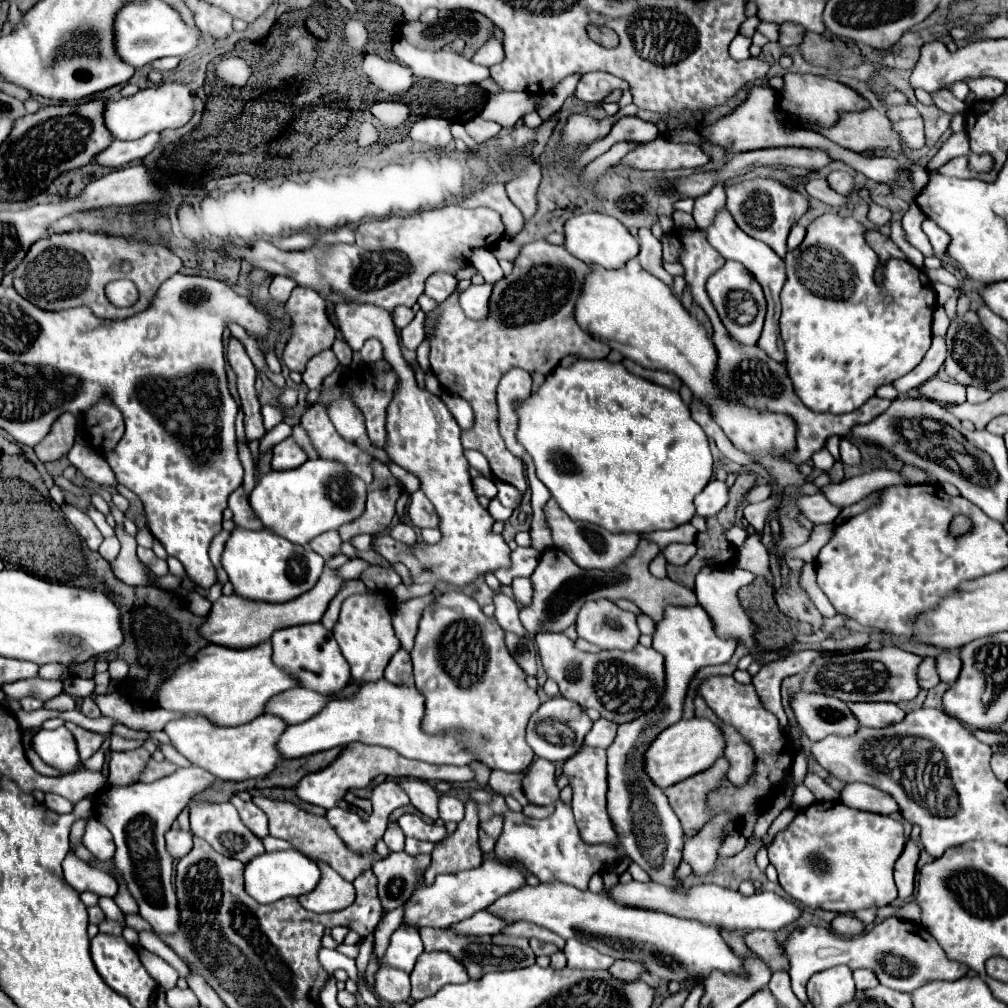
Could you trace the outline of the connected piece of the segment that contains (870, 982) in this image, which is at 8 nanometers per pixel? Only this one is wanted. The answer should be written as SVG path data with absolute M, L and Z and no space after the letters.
M856 970L854 982L856 982L856 990L868 990L878 984L878 978L874 976L872 970Z

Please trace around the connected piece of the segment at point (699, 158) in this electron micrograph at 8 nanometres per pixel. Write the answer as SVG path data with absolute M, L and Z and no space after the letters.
M658 136L652 142L640 144L630 152L622 164L632 164L640 170L676 170L676 168L698 168L706 166L710 158L702 148L694 144L674 144L664 136Z

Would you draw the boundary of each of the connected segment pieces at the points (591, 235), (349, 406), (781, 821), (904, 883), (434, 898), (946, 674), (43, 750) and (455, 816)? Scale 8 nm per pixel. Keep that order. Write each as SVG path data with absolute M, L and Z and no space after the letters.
M578 214L578 216L572 216L566 224L564 224L564 248L584 260L584 262L592 262L592 264L598 264L606 270L616 270L616 268L622 268L630 258L638 256L638 242L636 238L624 228L624 224L620 224L616 218L612 216L606 216L606 214Z
M348 398L336 400L336 404L330 406L328 414L330 414L330 420L336 426L336 430L342 432L342 436L346 440L358 442L362 448L366 448L372 456L376 456L384 464L392 462L384 450L378 450L378 448L372 450L372 444L370 444L370 440L368 440L368 436L364 432L364 420L362 420L358 408L352 404L352 400L348 400Z
M786 808L786 810L772 822L772 826L770 826L770 830L768 830L768 842L772 842L774 836L776 836L784 826L788 826L788 824L792 822L794 816L796 816L796 812L794 812L792 808Z
M913 826L910 835L911 840L907 841L904 852L896 860L894 866L894 881L896 886L898 886L898 898L902 898L902 900L908 900L908 896L914 892L914 879L917 873L917 862L920 854L916 844L919 835L919 827Z
M486 858L478 868L462 870L458 874L438 876L432 886L422 886L416 890L408 902L404 912L404 922L414 924L416 928L422 926L434 926L434 928L448 928L452 924L458 924L478 910L488 908L494 900L500 896L514 892L516 888L522 888L526 880L522 878L522 868L512 862L502 862L498 858Z
M944 652L944 654L940 654L936 660L938 660L936 668L938 668L938 672L940 672L940 680L952 684L952 682L960 676L960 670L962 670L962 660L960 660L960 656L956 656L956 654L952 654L952 652Z
M65 725L56 730L40 730L32 738L32 748L46 764L58 770L72 770L80 764L76 740L72 740Z
M442 794L438 802L438 814L442 822L460 822L464 818L464 800L456 794Z

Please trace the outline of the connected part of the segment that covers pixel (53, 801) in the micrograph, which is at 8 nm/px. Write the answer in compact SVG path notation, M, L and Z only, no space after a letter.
M48 792L48 794L46 794L44 804L46 804L50 810L58 812L58 814L68 814L68 812L72 812L72 810L74 810L74 804L72 804L70 800L66 800L64 796L52 794L52 792Z

